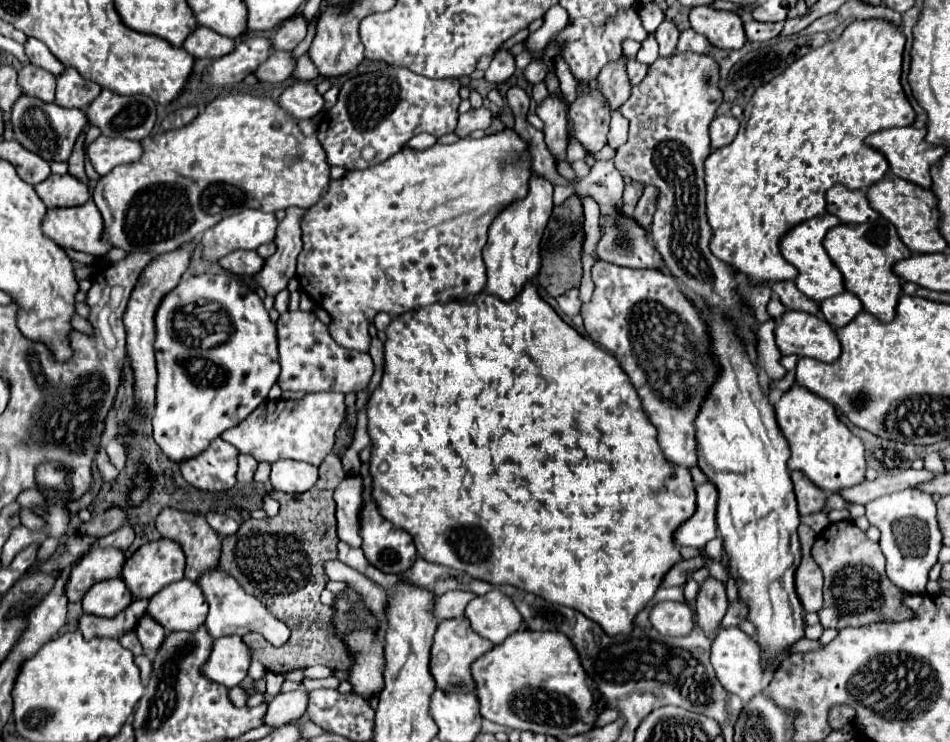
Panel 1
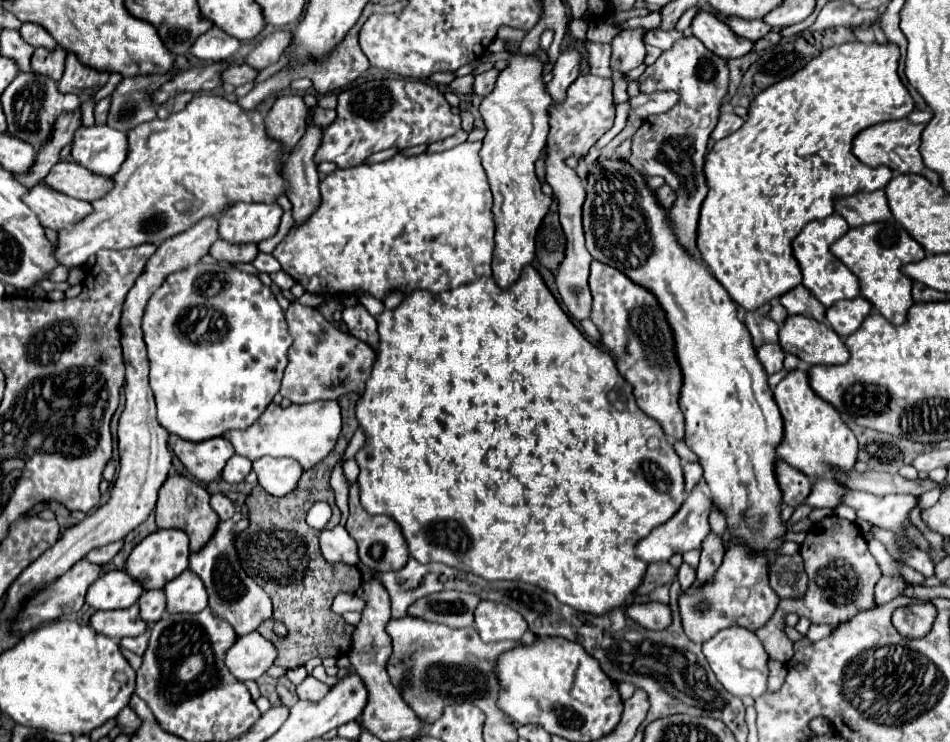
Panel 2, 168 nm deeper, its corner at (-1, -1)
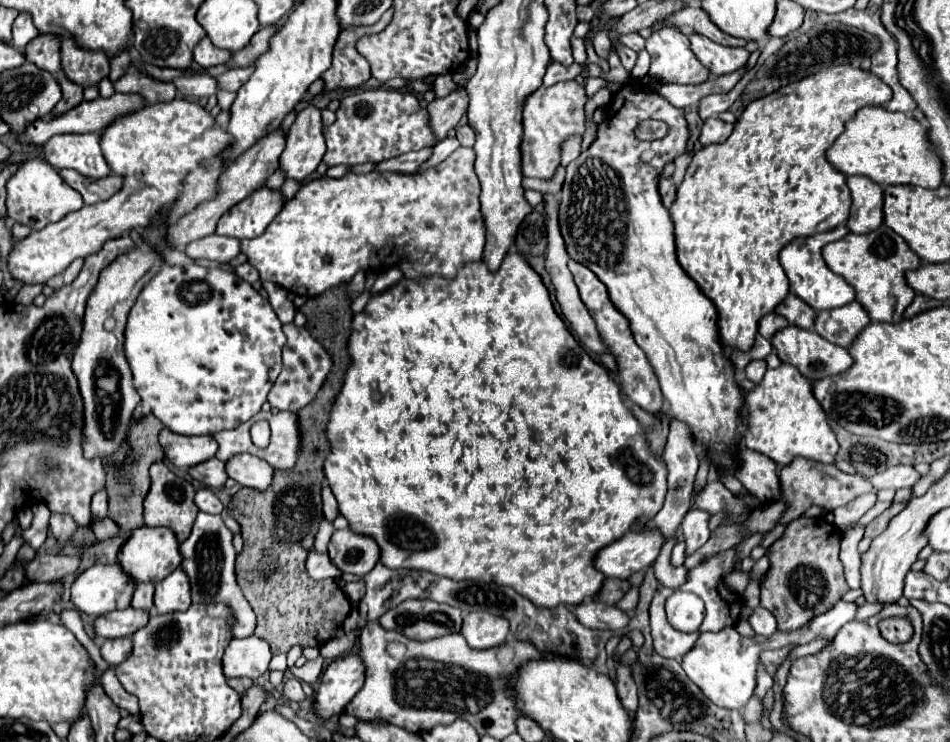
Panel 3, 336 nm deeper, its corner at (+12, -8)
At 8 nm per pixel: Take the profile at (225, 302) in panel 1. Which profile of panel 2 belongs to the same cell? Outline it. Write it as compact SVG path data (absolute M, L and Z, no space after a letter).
M196 262L194 266L188 266L186 270L178 270L178 272L170 274L164 280L164 284L148 300L148 306L146 306L146 312L144 312L142 330L144 330L144 342L148 346L150 386L154 390L154 398L156 398L156 406L158 406L158 422L168 432L178 434L180 438L190 440L190 442L202 442L206 438L222 436L226 430L252 426L252 422L256 422L256 418L266 410L266 406L272 402L272 398L280 390L282 372L284 372L284 368L288 364L288 348L292 346L292 336L288 332L288 324L286 324L286 318L284 318L284 310L276 302L276 298L270 292L270 288L264 286L258 276L240 272L240 270L232 268L232 266L202 264L202 262Z

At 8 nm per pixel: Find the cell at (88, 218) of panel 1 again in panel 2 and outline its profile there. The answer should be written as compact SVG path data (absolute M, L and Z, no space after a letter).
M42 182L30 188L22 200L28 208L36 212L40 224L52 230L68 228L72 226L72 222L78 222L78 218L84 218L92 212L90 202L66 196Z

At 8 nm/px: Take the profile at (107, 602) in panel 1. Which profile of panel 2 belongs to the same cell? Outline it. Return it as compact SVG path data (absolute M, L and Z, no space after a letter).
M108 570L104 572L90 588L86 602L94 610L112 610L112 608L130 608L142 596L144 588L126 570Z

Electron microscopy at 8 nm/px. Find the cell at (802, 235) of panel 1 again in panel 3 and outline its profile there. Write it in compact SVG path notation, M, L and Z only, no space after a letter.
M839 225L831 231L819 233L819 235L811 235L811 237L799 237L791 243L787 243L781 253L779 253L779 261L785 269L785 275L789 277L789 291L793 295L797 295L799 299L803 299L809 307L813 307L815 311L823 311L823 309L835 309L835 307L843 307L847 303L851 303L855 299L855 291L853 287L839 275L835 275L823 261L821 257L821 249L831 243L837 241L841 237L845 237L849 233L849 229L845 225Z

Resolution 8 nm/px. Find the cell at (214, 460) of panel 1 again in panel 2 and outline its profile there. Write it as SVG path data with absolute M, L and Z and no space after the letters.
M172 434L168 442L170 442L170 448L182 460L182 464L188 468L188 472L206 484L220 478L220 470L234 454L232 444L222 436L208 438L202 442L188 442Z

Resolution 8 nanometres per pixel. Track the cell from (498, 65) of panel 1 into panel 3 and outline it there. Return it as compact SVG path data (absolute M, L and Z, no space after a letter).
M465 89L453 91L445 99L435 99L433 103L429 103L427 111L429 111L431 127L437 135L437 141L447 137L447 133L457 127L459 119L467 111L467 105L469 105L469 97L467 97Z

